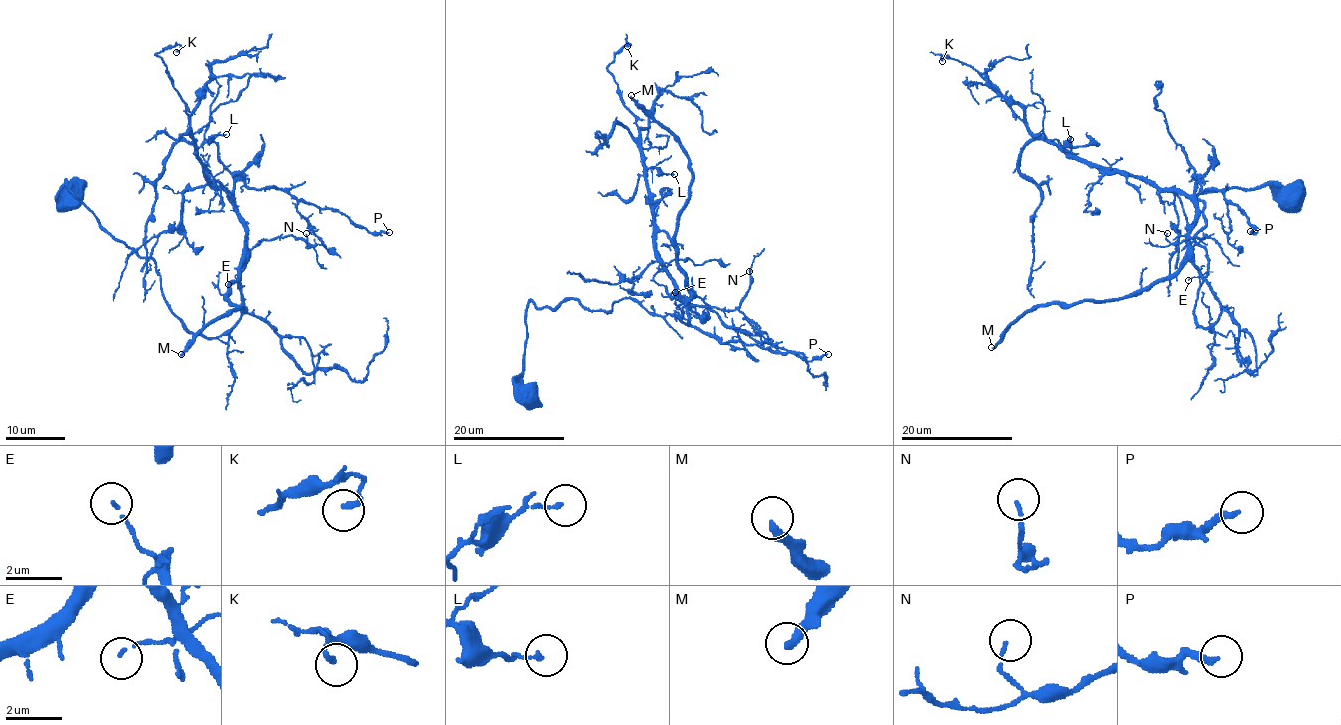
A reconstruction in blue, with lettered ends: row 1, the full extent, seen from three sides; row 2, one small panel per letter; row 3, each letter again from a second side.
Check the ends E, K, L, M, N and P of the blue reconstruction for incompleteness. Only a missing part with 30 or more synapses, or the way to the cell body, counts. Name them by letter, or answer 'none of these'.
M

